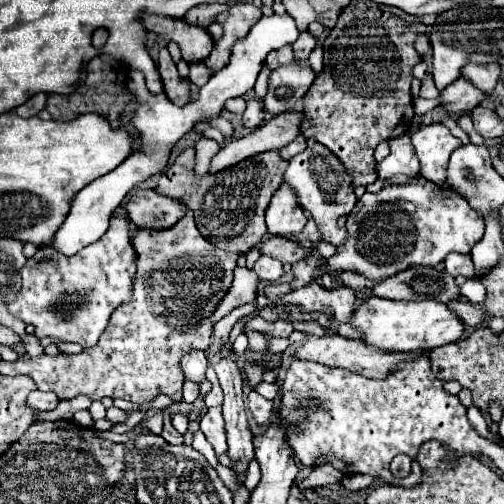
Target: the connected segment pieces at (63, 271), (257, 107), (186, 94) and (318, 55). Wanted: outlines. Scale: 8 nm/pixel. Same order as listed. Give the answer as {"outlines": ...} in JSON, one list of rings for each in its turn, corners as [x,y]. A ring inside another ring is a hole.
{"outlines":[[[[113,217],[107,233],[73,257],[65,257],[55,251],[53,243],[39,247],[35,257],[31,257],[21,269],[23,289],[17,293],[17,301],[7,305],[9,313],[35,325],[37,337],[55,337],[83,347],[93,347],[105,331],[111,313],[121,303],[131,301],[135,261],[135,249],[129,239],[129,221],[123,217]],[[63,299],[69,299],[67,303],[71,303],[69,313],[57,307]]],[[[247,101],[247,109],[243,113],[243,125],[249,129],[257,129],[265,121],[265,111],[259,101]]],[[[161,49],[161,53],[159,53],[159,73],[161,73],[163,89],[165,89],[165,95],[169,97],[169,101],[173,101],[179,107],[187,105],[187,99],[191,99],[189,83],[185,79],[181,79],[181,75],[177,73],[177,67],[167,49]]],[[[316,46],[314,50],[311,52],[309,57],[309,63],[312,69],[318,74],[324,69],[324,57],[323,57],[323,47]]]]}

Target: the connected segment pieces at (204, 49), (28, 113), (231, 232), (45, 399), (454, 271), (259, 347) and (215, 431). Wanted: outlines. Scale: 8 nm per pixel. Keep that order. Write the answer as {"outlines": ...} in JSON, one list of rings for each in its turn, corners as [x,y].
{"outlines":[[[[145,15],[143,25],[147,31],[175,41],[181,47],[181,55],[187,63],[207,59],[213,49],[213,39],[209,31],[197,25],[189,25],[183,19],[175,19],[169,15]]],[[[39,93],[39,95],[31,97],[25,105],[17,107],[15,113],[21,115],[21,117],[35,117],[35,115],[39,115],[39,111],[45,109],[45,103],[47,103],[47,95],[45,93]]],[[[187,149],[177,157],[177,161],[159,179],[156,191],[173,199],[185,199],[187,207],[195,213],[195,223],[199,233],[223,251],[247,253],[253,245],[261,241],[267,233],[265,229],[265,209],[273,193],[283,183],[283,173],[287,161],[279,157],[277,151],[267,151],[241,161],[225,169],[223,173],[195,177],[193,161],[187,159]]],[[[33,391],[27,397],[27,405],[37,409],[37,411],[51,411],[59,403],[59,397],[55,393],[45,393],[45,391]]],[[[451,253],[451,255],[447,255],[447,259],[443,259],[443,265],[453,277],[455,275],[475,275],[473,273],[473,263],[471,263],[471,255]]],[[[245,331],[245,333],[247,333],[247,337],[249,337],[249,347],[251,347],[253,351],[257,351],[257,353],[265,353],[267,343],[265,343],[263,333],[257,333],[257,331]]],[[[221,405],[209,409],[203,417],[201,417],[201,431],[207,437],[207,441],[213,445],[215,453],[227,453],[227,439],[225,439],[225,423],[223,423],[223,413],[221,413]]]]}

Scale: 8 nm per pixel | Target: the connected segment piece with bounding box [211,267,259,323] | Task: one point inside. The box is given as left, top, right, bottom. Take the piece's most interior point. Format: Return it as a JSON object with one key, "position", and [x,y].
{"position":[245,285]}

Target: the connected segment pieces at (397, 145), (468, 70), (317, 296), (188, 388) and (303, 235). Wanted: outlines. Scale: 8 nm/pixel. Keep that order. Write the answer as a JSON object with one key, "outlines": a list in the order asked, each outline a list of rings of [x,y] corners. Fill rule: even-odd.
{"outlines":[[[[401,135],[389,141],[391,153],[381,163],[377,163],[379,179],[391,181],[395,175],[415,175],[419,169],[419,159],[415,155],[415,149],[411,147],[409,135]]],[[[471,63],[467,67],[463,67],[463,77],[469,79],[475,87],[479,87],[483,93],[491,93],[501,77],[501,67],[499,63],[489,63],[489,65],[481,65],[481,63]]],[[[313,283],[313,285],[307,285],[303,289],[297,289],[297,291],[291,291],[287,293],[285,297],[281,297],[279,305],[277,305],[277,313],[279,313],[279,319],[287,319],[291,321],[291,325],[295,327],[295,331],[303,331],[303,333],[311,333],[311,335],[317,335],[317,337],[323,337],[325,333],[337,333],[337,327],[341,323],[349,323],[351,321],[351,315],[355,313],[355,307],[357,307],[357,299],[359,295],[349,289],[349,287],[337,287],[333,291],[327,291],[323,289],[321,285]],[[319,313],[327,313],[329,315],[329,323],[327,327],[323,327],[317,317]]],[[[185,379],[183,384],[183,400],[187,401],[189,399],[189,403],[193,403],[199,397],[200,389],[197,387],[197,383],[193,383],[193,381],[189,381],[189,379]]],[[[313,219],[307,221],[304,229],[299,235],[289,235],[287,238],[297,241],[298,243],[303,243],[305,247],[311,247],[313,243],[319,242],[321,239],[321,234],[317,228],[317,225]]]]}

